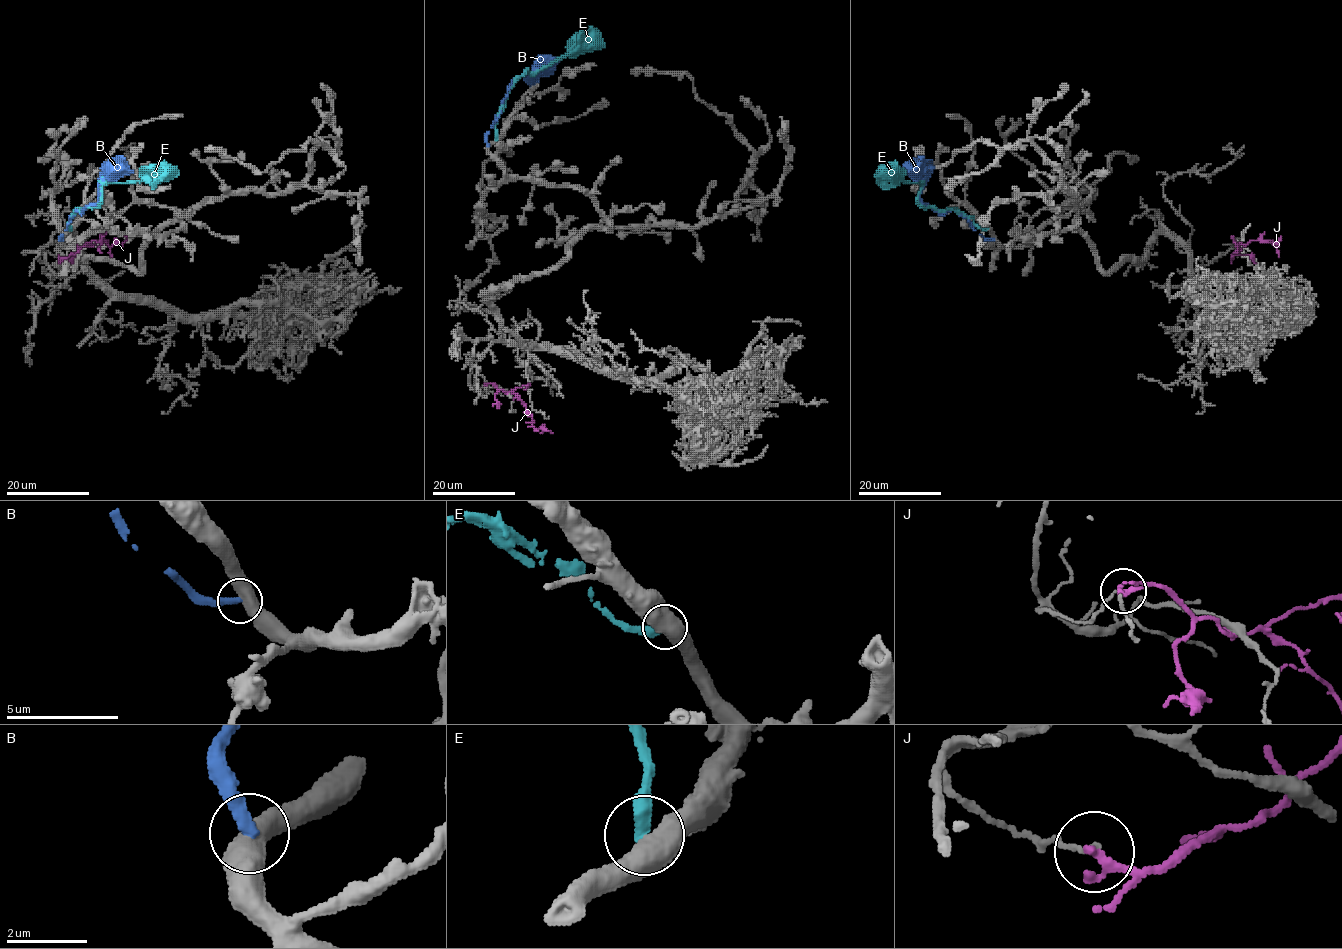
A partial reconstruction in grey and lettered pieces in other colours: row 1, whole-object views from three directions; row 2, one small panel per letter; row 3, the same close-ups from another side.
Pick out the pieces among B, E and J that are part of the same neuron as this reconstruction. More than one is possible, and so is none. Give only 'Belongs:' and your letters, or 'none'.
Belongs: none

